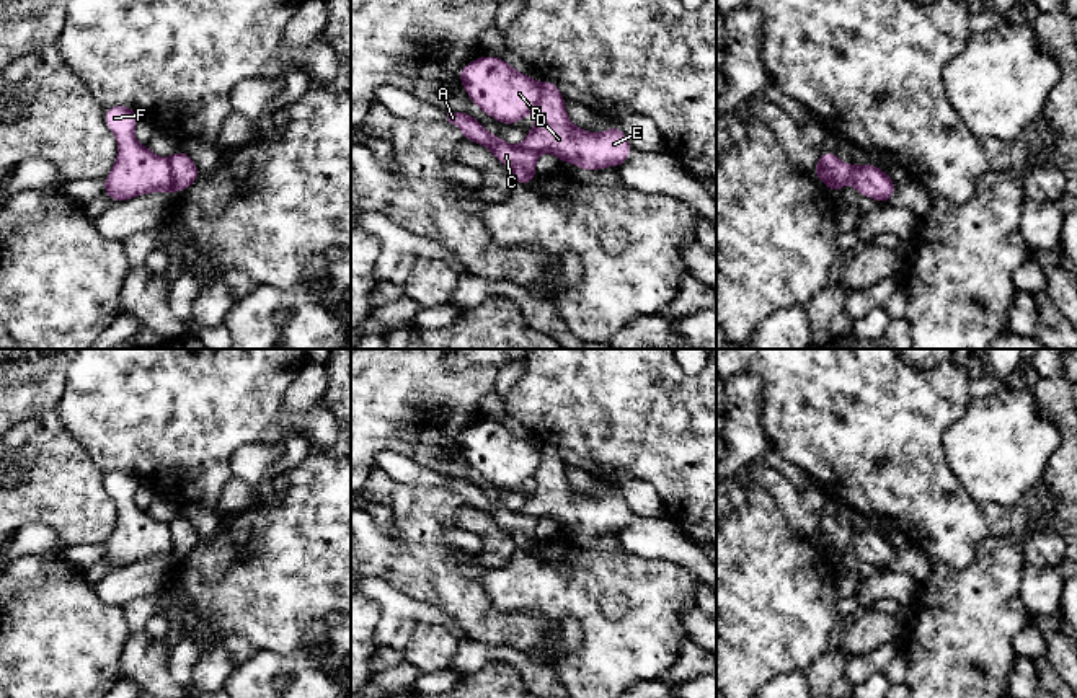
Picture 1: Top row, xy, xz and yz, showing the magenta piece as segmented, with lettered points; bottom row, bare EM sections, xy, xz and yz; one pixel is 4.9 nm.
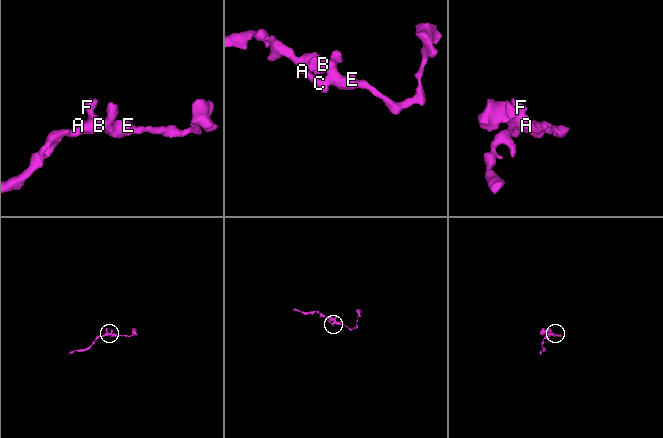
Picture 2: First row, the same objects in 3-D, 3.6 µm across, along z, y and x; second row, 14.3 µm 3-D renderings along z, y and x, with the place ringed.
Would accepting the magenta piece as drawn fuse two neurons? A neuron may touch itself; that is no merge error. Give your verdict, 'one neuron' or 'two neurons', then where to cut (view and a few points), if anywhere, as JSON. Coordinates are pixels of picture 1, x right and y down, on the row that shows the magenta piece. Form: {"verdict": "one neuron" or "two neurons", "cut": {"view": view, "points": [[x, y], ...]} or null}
{"verdict": "two neurons", "cut": {"view": "yz", "points": [[815, 172], [828, 172], [836, 191]]}}

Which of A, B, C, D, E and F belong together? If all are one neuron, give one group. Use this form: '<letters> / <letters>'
A C D E / B F

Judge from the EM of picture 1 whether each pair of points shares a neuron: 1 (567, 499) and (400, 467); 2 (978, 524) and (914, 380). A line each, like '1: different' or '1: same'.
1: same
2: same

